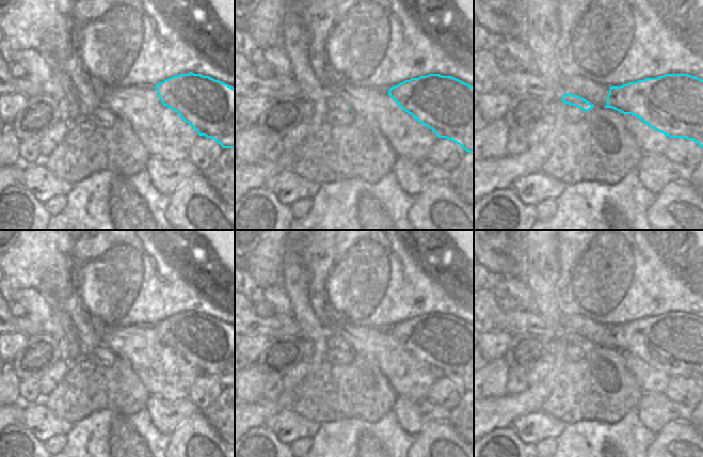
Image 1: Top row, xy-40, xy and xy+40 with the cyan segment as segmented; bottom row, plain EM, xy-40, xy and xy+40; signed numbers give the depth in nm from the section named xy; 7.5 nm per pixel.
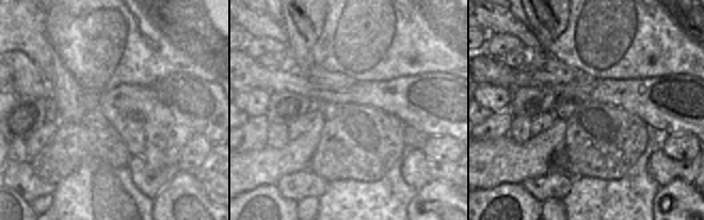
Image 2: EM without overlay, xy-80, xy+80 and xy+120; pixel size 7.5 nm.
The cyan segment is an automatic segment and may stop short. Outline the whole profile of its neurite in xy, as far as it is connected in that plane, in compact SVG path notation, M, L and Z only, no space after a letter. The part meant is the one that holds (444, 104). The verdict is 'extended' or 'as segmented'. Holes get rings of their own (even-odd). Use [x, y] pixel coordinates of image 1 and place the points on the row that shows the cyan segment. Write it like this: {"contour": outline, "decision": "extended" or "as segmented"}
{"contour": "M429 74L405 80L390 88L388 94L402 110L429 127L438 138L452 140L466 152L474 153L474 86L452 76Z", "decision": "as segmented"}

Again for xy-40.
{"contour": "M179 74L156 86L161 103L177 112L199 136L215 140L223 148L235 148L235 89L209 76Z", "decision": "as segmented"}

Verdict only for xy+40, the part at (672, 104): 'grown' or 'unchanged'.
unchanged

